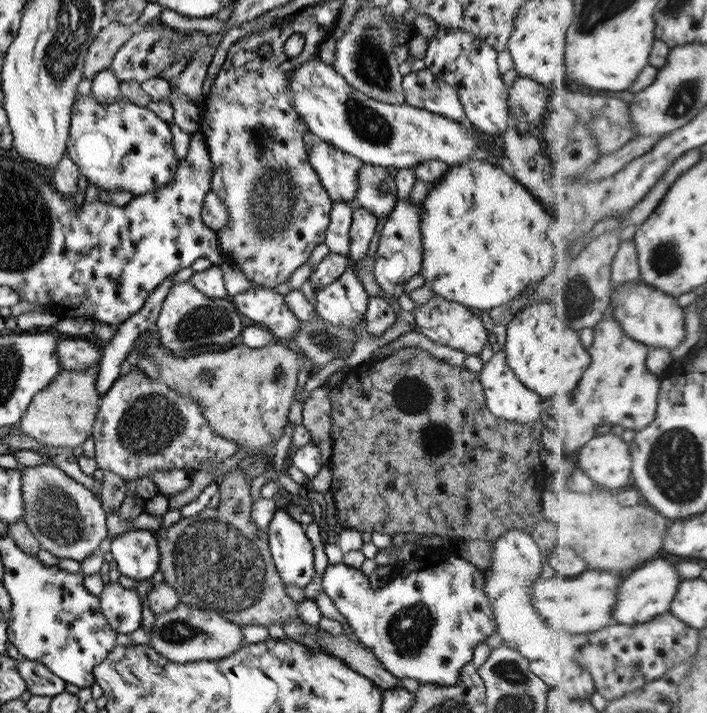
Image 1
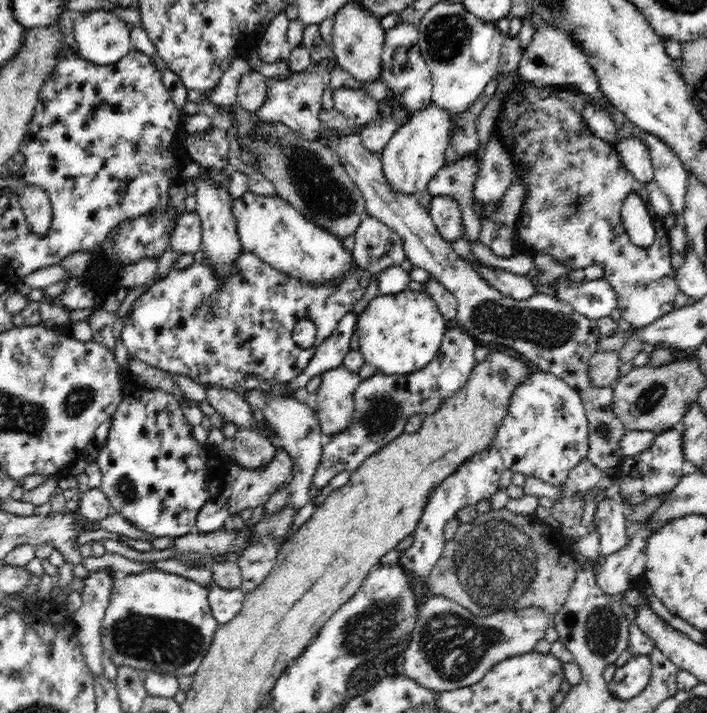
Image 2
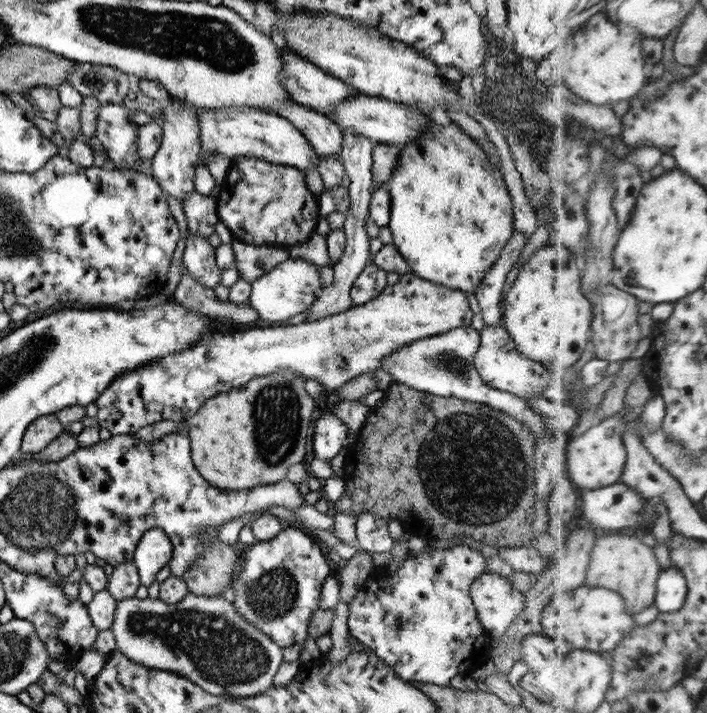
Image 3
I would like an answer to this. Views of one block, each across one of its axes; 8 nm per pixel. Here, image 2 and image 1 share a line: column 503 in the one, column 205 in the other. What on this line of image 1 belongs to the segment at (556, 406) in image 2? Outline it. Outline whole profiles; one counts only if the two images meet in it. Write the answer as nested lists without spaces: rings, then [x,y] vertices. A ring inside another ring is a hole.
[[[132,370],[112,384],[108,392],[101,397],[100,408],[96,423],[92,429],[95,441],[95,460],[98,468],[110,470],[120,477],[130,481],[140,477],[148,477],[154,471],[167,471],[172,469],[198,470],[200,465],[216,461],[222,462],[240,450],[238,444],[232,440],[220,438],[212,432],[210,424],[206,422],[202,408],[186,396],[180,396],[176,390],[168,385],[161,384],[150,378],[146,372]]]

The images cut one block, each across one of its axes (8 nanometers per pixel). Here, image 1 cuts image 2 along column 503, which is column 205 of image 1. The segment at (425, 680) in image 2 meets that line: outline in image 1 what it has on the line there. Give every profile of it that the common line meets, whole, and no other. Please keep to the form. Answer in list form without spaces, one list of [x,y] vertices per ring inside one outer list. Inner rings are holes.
[[[181,602],[173,610],[156,615],[149,628],[142,628],[150,634],[149,645],[158,654],[176,664],[220,660],[234,654],[246,644],[241,627],[223,618],[221,612],[204,611]]]

